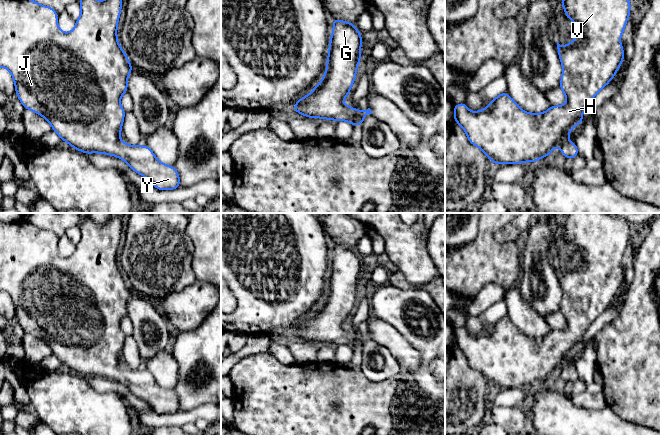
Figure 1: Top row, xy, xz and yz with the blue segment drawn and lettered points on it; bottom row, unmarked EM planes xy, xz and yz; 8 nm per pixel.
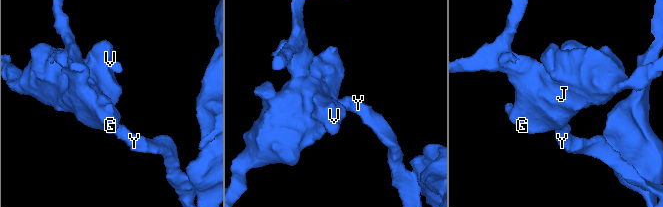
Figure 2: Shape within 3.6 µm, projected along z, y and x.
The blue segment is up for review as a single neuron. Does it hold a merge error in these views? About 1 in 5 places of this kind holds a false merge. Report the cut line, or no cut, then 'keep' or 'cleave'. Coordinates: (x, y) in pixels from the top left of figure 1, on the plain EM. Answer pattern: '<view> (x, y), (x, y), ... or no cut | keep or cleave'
no cut | keep

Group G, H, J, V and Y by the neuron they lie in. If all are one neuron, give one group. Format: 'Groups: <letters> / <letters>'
Groups: G H J V Y

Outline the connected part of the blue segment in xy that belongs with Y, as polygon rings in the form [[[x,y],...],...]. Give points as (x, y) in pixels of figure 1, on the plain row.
[[[111,213],[110,219],[104,225],[99,225],[91,219],[83,217],[80,225],[81,239],[76,244],[75,252],[69,257],[63,257],[57,248],[58,237],[51,231],[40,229],[28,221],[19,221],[12,223],[0,222],[0,291],[8,293],[15,307],[15,316],[25,333],[31,334],[44,341],[52,350],[63,365],[66,365],[72,372],[88,377],[102,377],[116,380],[124,384],[131,393],[138,398],[149,403],[153,411],[159,414],[173,414],[180,411],[180,401],[178,395],[173,390],[161,387],[152,374],[146,369],[131,370],[126,366],[120,365],[121,352],[124,345],[125,335],[120,328],[121,320],[128,316],[127,305],[128,300],[133,293],[124,274],[117,265],[117,249],[121,237],[122,221],[121,213]]]

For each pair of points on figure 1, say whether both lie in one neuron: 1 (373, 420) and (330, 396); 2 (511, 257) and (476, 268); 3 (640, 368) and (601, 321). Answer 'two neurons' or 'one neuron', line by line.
1: one neuron
2: one neuron
3: two neurons

